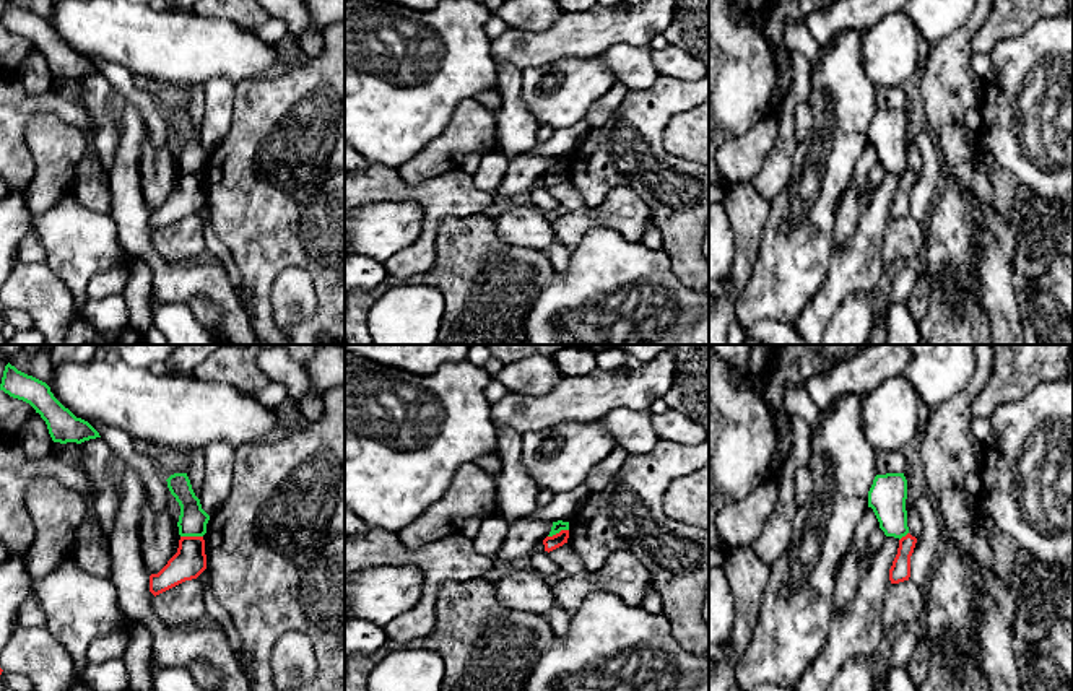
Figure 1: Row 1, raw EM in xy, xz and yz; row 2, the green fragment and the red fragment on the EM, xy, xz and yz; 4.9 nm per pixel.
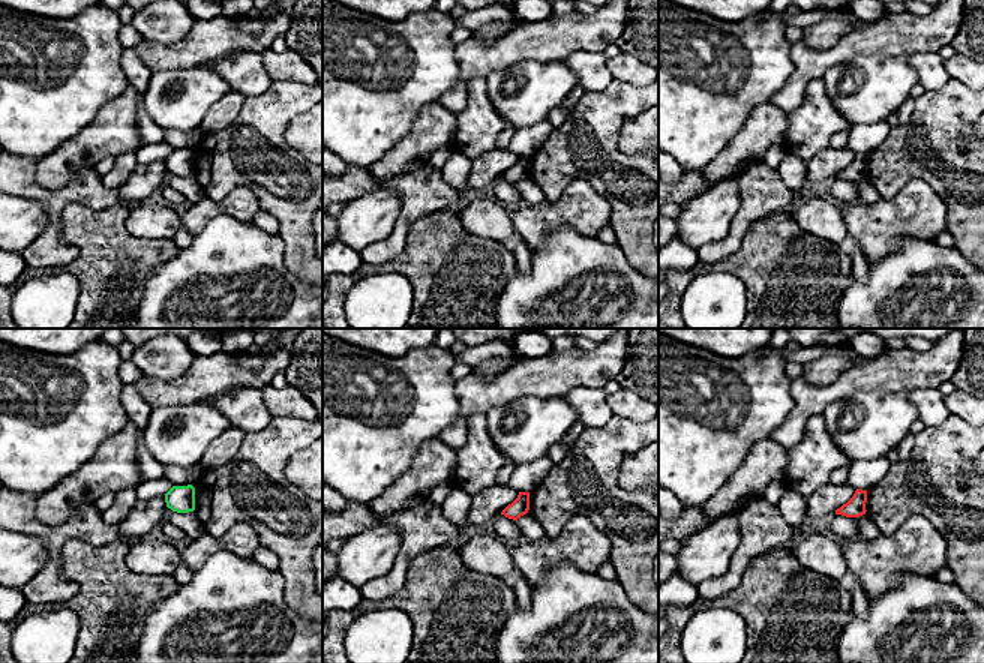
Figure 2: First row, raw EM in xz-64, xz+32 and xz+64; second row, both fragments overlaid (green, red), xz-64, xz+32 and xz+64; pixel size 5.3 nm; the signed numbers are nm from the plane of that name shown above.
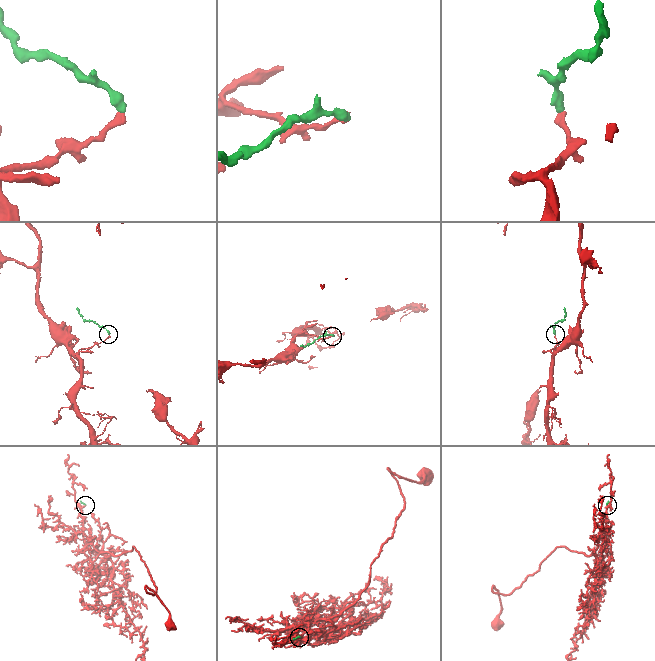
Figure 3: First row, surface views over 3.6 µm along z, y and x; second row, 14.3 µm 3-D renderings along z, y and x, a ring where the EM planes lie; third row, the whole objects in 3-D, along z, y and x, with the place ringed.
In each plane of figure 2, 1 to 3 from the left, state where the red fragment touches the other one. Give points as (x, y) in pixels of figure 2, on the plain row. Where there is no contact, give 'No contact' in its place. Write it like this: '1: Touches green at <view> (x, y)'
1: No contact
2: No contact
3: No contact

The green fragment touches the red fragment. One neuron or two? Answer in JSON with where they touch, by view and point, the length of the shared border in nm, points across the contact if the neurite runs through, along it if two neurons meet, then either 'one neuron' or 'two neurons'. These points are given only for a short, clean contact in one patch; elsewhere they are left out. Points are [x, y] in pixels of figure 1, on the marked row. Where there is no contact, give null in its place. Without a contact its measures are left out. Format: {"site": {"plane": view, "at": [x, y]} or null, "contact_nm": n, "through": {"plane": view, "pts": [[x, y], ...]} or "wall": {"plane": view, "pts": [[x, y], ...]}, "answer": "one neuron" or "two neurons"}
{"site": {"plane": "xy", "at": [192, 535]}, "contact_nm": 110, "wall": {"plane": "xy", "pts": [[181, 535], [202, 537]]}, "answer": "two neurons"}

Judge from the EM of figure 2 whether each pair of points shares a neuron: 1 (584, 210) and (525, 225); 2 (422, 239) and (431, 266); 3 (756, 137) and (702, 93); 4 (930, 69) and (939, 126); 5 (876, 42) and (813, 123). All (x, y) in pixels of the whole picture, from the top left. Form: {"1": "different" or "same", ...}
{"1": "same", "2": "same", "3": "different", "4": "different", "5": "different"}

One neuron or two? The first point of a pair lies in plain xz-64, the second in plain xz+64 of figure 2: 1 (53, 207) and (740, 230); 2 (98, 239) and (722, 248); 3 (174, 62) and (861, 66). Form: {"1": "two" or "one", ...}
{"1": "one", "2": "two", "3": "two"}

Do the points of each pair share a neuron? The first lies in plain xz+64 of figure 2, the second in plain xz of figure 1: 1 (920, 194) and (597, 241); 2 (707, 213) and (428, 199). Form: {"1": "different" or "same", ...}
{"1": "different", "2": "different"}

